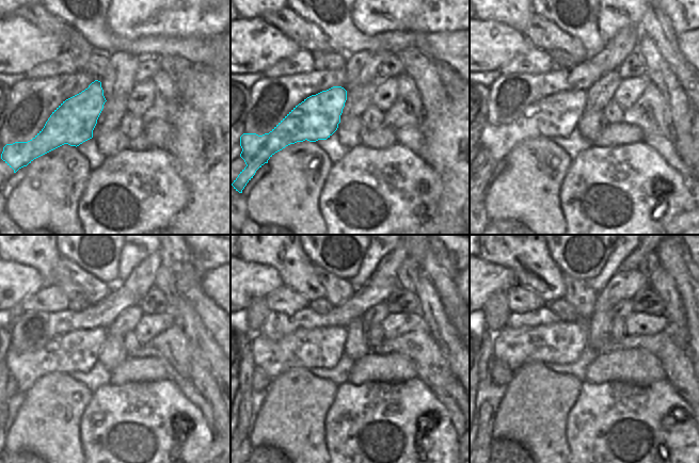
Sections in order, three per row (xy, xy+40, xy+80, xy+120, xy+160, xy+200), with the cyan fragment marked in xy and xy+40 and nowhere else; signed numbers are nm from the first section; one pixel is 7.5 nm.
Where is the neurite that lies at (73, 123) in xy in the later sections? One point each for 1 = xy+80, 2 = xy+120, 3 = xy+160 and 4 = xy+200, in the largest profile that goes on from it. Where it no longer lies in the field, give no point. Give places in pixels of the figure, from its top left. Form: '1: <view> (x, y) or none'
1: xy+80 (557, 115)
2: xy+120 (78, 351)
3: xy+160 (320, 347)
4: xy+200 (562, 342)

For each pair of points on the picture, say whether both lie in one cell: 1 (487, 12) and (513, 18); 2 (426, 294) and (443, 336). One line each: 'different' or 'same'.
1: same
2: same

